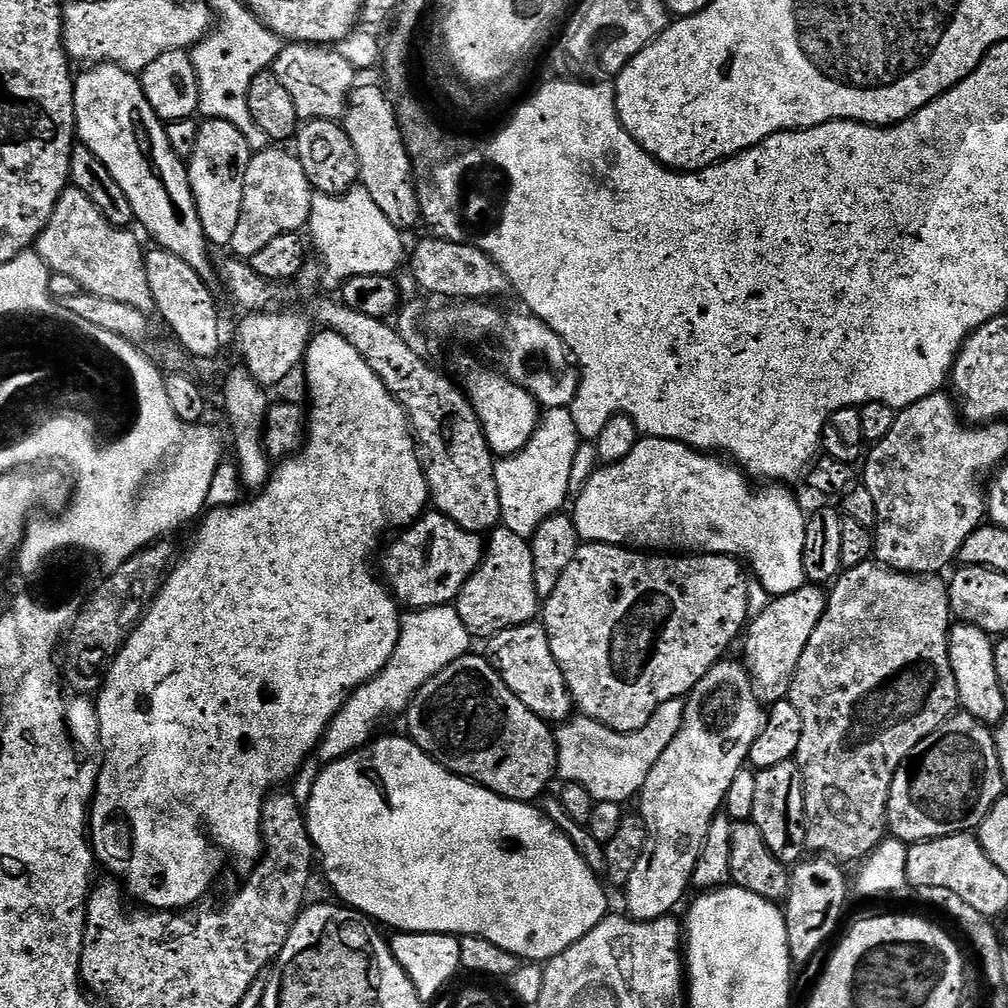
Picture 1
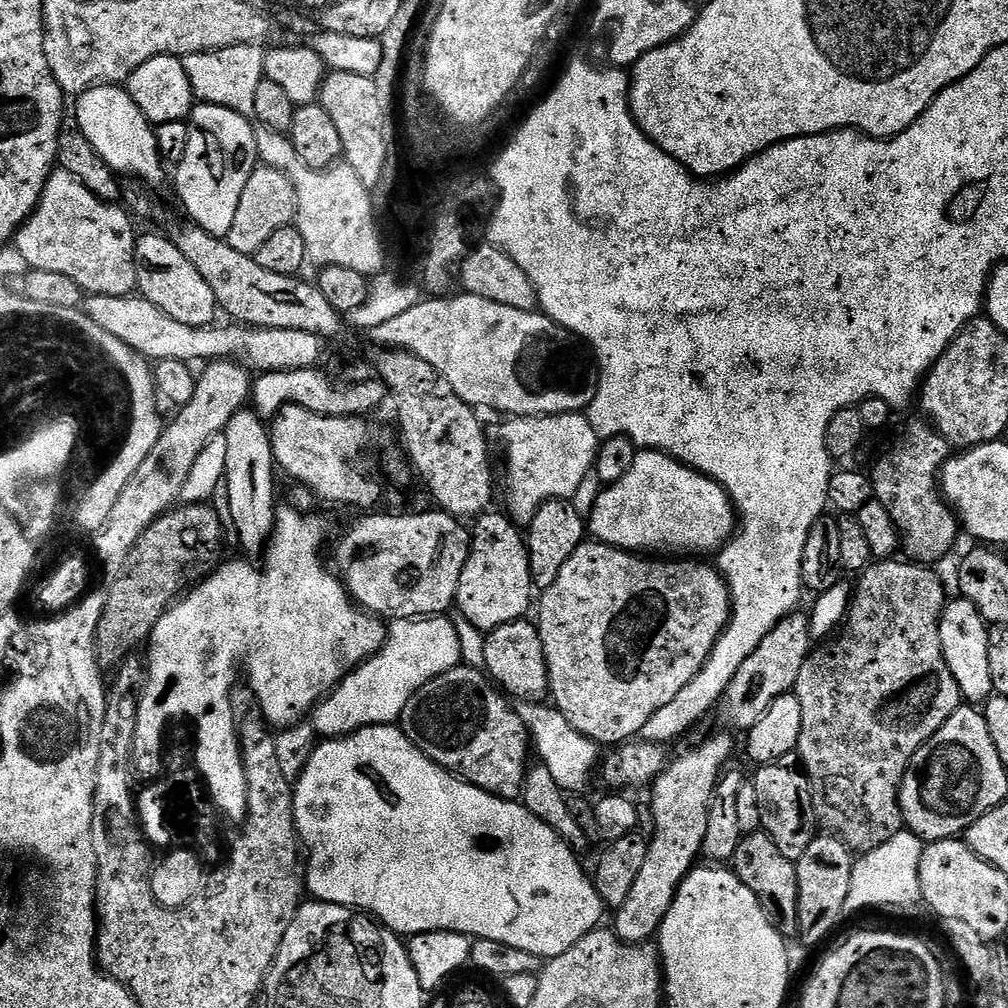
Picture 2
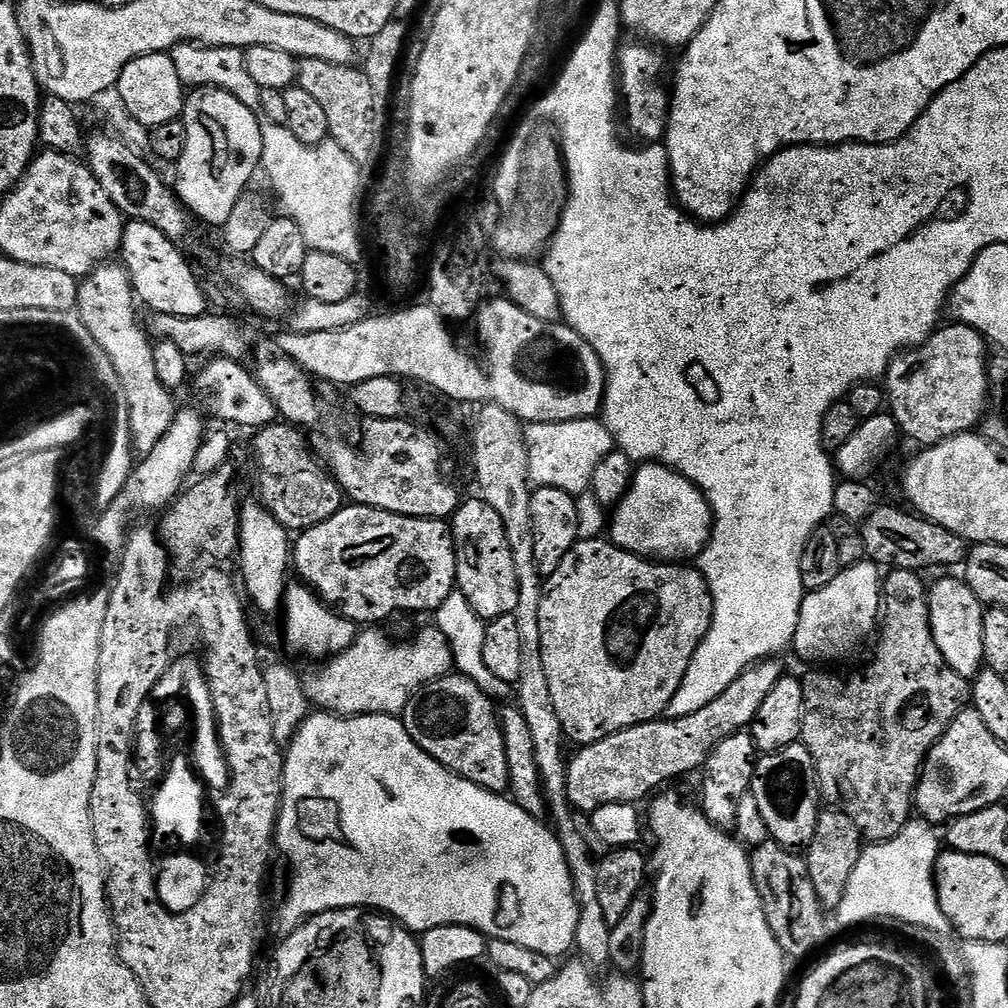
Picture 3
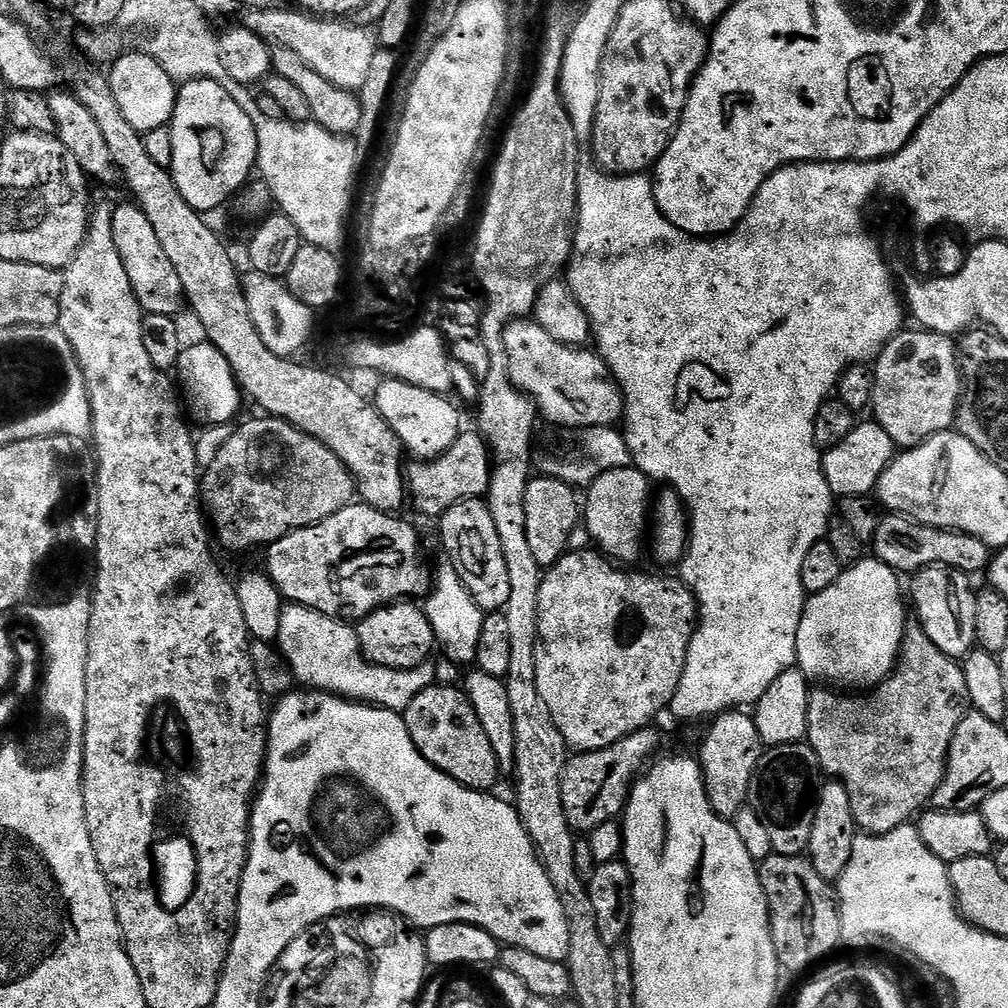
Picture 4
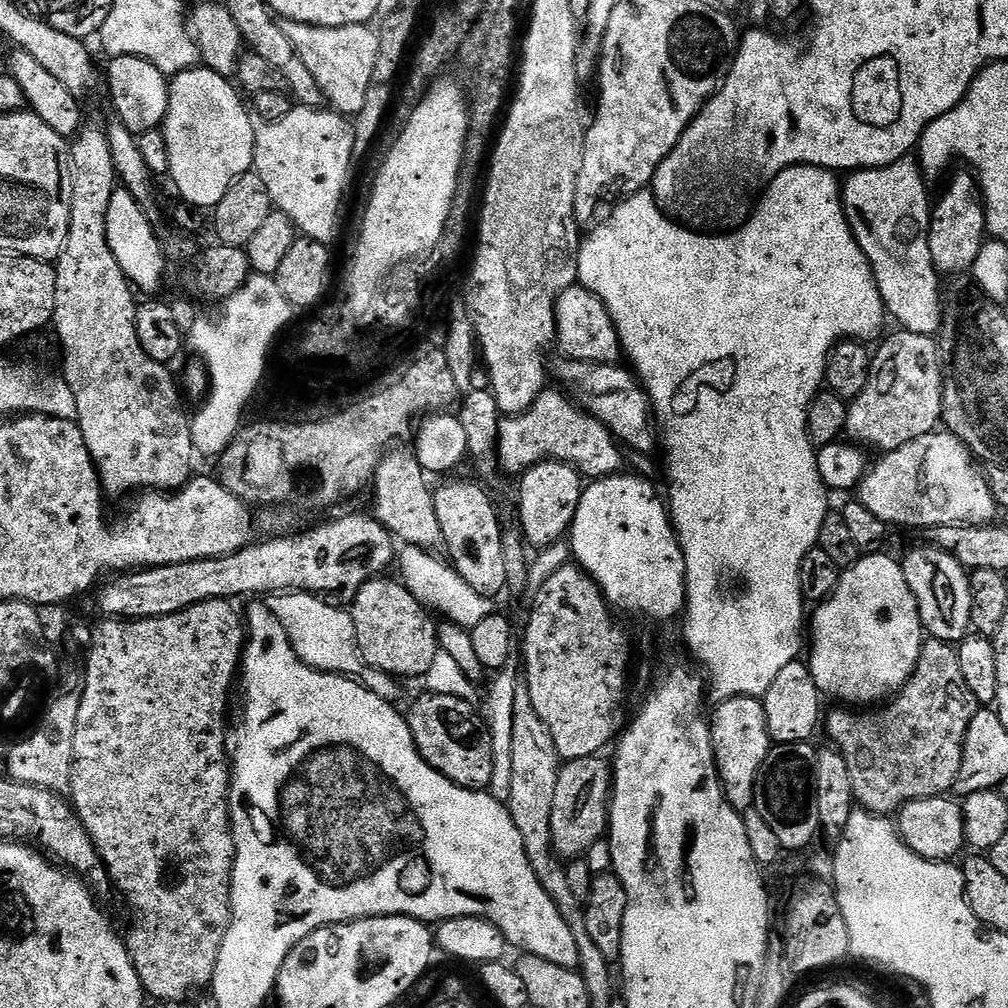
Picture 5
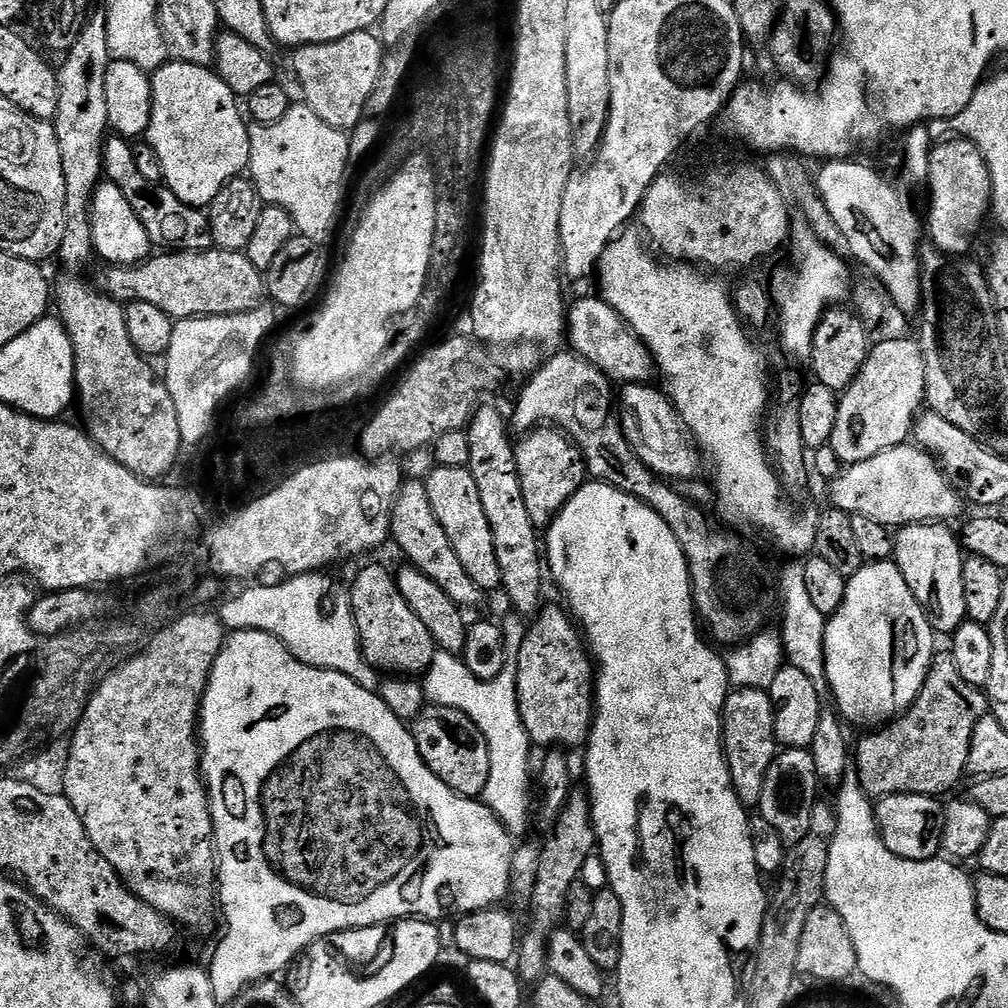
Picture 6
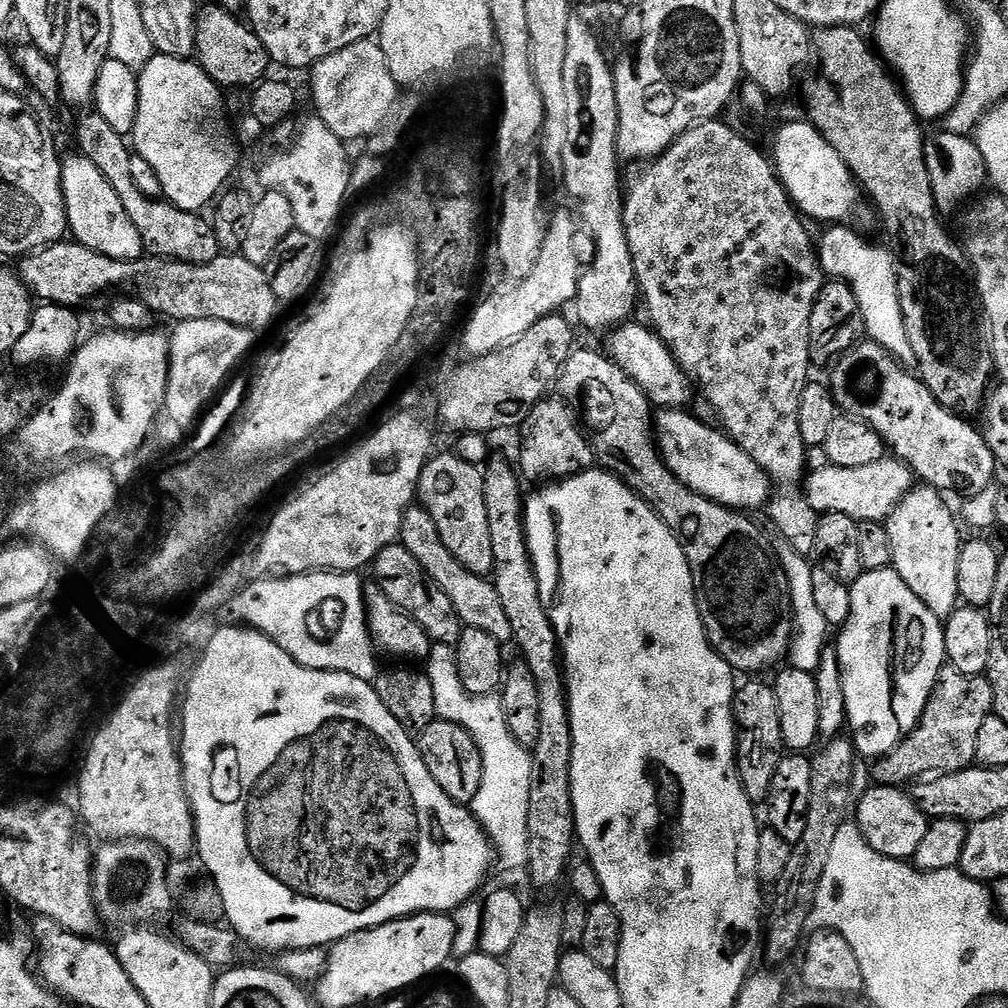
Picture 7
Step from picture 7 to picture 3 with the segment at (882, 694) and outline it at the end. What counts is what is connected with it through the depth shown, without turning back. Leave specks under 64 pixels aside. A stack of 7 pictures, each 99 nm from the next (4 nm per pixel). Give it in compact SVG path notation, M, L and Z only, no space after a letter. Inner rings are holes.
M871 562L855 564L849 568L841 568L838 578L830 582L830 586L822 586L822 590L807 593L800 607L798 630L792 639L792 648L812 666L824 666L827 660L844 660L852 656L864 644L868 635L877 631L882 619L882 572Z

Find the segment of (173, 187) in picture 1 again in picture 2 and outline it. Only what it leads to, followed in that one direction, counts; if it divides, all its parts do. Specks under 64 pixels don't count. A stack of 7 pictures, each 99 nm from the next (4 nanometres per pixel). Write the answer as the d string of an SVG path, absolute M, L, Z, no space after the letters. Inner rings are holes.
M98 84L79 93L76 104L75 123L79 124L82 134L90 138L90 146L106 158L106 162L118 174L135 178L145 185L160 184L164 180L166 165L156 141L156 129L138 110L134 98L127 87L114 84Z

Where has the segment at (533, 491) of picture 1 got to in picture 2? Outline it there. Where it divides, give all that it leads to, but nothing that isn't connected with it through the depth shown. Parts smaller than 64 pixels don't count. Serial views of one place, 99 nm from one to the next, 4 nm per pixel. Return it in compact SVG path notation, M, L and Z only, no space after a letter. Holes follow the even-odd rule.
M567 412L557 416L513 416L505 421L504 460L508 463L507 511L517 525L526 526L546 502L572 500L575 497L575 492L583 486L584 479L593 471L596 451L602 441L594 434L594 426L590 426L587 415L578 412Z

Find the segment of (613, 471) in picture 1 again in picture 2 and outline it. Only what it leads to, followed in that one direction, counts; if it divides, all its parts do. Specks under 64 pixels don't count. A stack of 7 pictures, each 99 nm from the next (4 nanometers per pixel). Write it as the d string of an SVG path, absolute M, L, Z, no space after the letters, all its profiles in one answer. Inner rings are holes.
M637 451L634 466L603 489L596 505L586 516L586 528L601 544L622 548L633 554L655 554L660 558L704 558L707 552L719 553L738 528L738 513L727 490L664 452Z

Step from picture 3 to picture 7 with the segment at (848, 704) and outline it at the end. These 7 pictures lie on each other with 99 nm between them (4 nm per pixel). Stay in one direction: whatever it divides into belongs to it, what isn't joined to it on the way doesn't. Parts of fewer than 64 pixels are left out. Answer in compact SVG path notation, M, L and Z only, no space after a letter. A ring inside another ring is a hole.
M944 667L916 729L898 747L871 765L871 779L885 788L900 788L921 778L973 767L976 764L974 745L978 742L978 729L993 712L992 687L987 675L971 676L954 667Z

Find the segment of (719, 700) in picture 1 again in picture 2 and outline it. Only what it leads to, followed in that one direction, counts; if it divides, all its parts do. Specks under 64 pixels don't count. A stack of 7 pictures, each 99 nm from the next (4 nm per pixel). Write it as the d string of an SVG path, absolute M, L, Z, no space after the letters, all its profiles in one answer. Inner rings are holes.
M712 736L709 740L702 741L697 748L682 753L677 760L669 759L664 771L656 777L651 785L653 828L652 836L650 835L648 840L646 863L642 866L642 871L638 873L638 878L634 881L634 887L630 889L630 895L626 897L626 902L622 902L622 906L615 909L614 912L614 916L616 916L614 931L627 944L643 944L651 941L659 933L662 922L680 888L680 883L688 877L694 865L701 859L702 838L706 838L706 822L712 813L716 783L719 782L725 769L729 767L728 759L732 756L731 738L733 739L733 737L728 736Z

